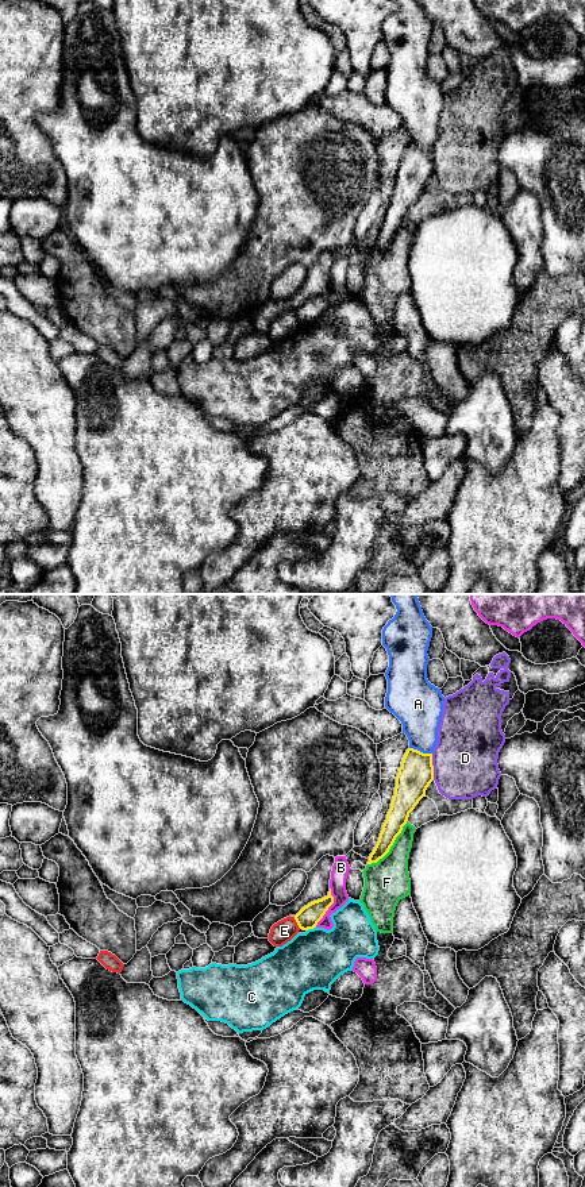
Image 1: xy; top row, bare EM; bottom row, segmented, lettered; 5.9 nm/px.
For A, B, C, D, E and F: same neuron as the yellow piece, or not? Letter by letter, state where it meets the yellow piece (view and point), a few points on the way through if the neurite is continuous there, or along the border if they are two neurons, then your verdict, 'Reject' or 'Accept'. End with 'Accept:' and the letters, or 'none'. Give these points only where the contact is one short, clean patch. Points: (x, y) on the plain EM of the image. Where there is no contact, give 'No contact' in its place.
A: Touches yellow at xy (419, 146). Reject
B: Touches yellow at xy (328, 301). Reject
C: Touches yellow at xy (311, 323). Reject
D: Touches yellow at xy (433, 162). Reject
E: Touches yellow at xy (296, 316). Boundary: xy (293, 312), (300, 323). Reject
F: Touches yellow at xy (392, 239). Reject
Accept: none

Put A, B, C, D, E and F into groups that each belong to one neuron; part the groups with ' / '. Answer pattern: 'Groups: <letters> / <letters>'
Groups: A / B / C / D / E / F

